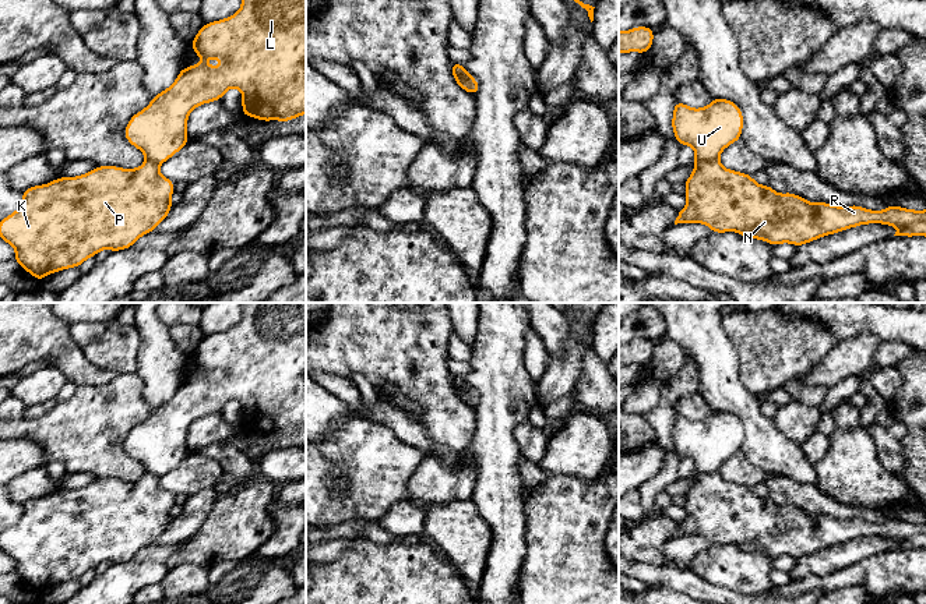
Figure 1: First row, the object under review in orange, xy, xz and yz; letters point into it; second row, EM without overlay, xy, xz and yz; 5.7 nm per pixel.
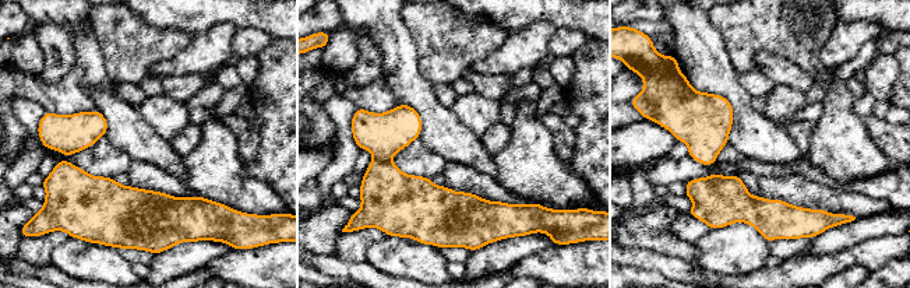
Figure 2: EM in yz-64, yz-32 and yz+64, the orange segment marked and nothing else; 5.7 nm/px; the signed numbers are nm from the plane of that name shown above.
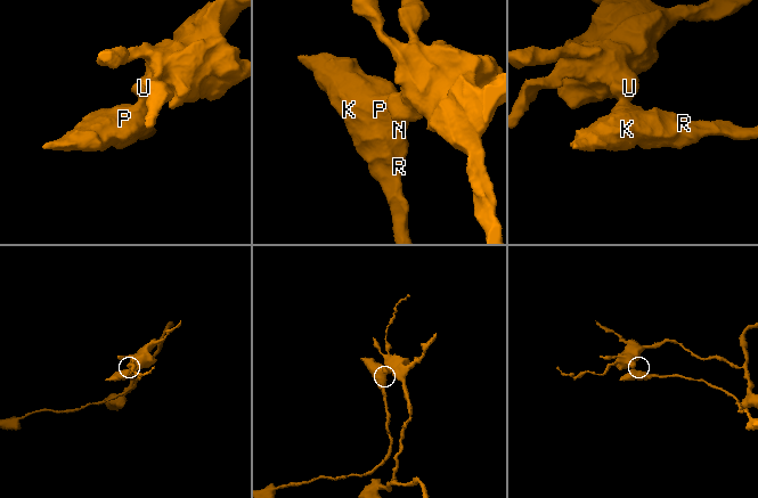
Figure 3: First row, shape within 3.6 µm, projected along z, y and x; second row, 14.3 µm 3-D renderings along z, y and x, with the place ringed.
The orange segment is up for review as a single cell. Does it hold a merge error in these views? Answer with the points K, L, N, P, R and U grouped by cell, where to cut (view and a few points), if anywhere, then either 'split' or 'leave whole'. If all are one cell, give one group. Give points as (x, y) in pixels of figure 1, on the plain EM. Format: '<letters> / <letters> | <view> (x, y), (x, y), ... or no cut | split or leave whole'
K N P R / L U | yz (696, 470), (717, 473) | split

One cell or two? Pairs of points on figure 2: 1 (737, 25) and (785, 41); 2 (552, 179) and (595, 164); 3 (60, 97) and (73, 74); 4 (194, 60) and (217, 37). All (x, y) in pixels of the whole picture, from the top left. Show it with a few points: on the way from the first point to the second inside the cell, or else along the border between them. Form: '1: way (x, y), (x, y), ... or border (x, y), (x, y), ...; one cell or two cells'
1: way (748, 25), (769, 25), (773, 30); one cell
2: border (567, 162), (585, 182), (593, 196); two cells
3: way (66, 91), (73, 80); one cell
4: way (200, 55), (212, 42); one cell

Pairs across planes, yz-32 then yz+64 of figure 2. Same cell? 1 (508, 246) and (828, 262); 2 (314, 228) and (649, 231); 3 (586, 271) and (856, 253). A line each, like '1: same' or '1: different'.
1: different
2: same
3: same

